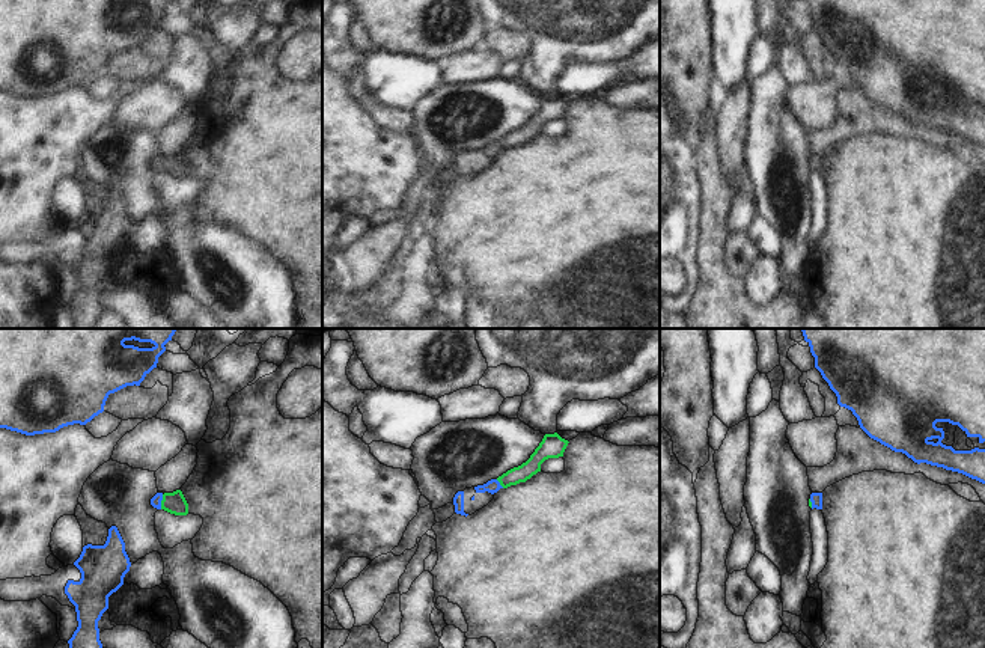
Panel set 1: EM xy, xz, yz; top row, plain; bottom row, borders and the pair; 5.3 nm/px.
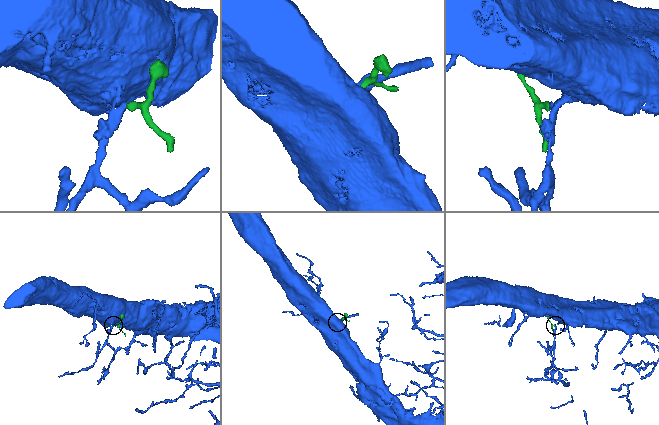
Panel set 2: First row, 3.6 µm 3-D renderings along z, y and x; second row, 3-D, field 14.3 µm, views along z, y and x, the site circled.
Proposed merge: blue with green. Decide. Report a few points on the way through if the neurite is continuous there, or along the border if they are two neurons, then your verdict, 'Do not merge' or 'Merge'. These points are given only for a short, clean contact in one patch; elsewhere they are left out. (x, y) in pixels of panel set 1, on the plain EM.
Path across: xy (155, 163), (160, 165), (175, 165). Merge

